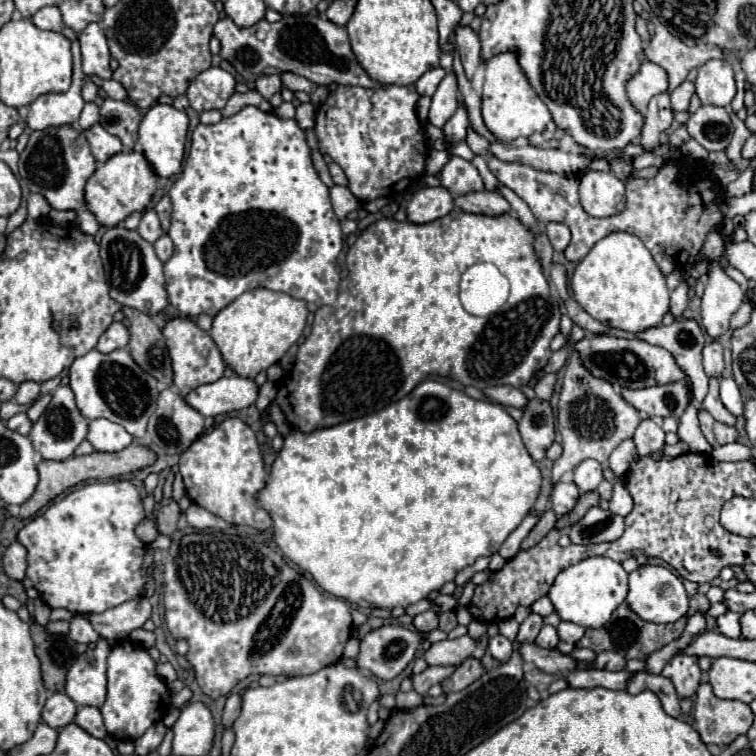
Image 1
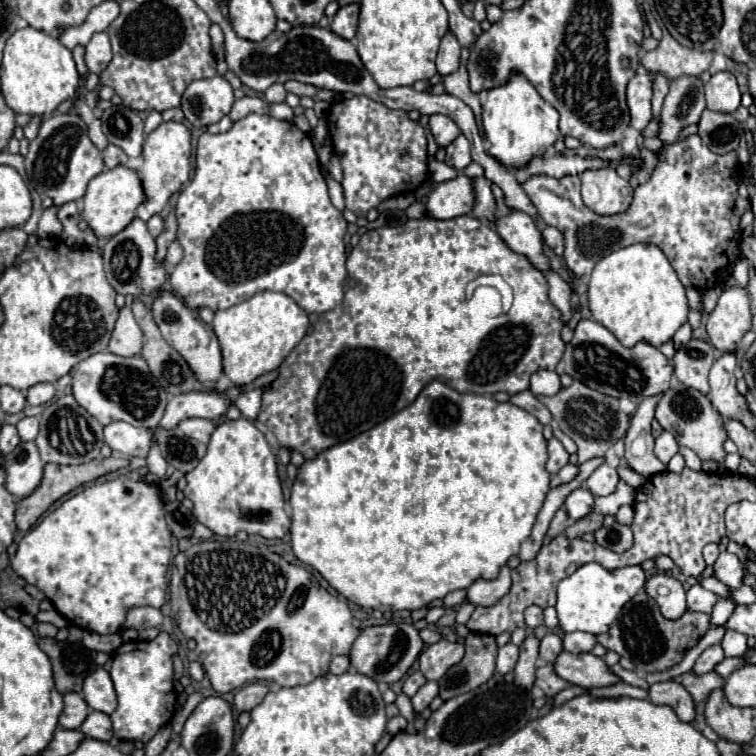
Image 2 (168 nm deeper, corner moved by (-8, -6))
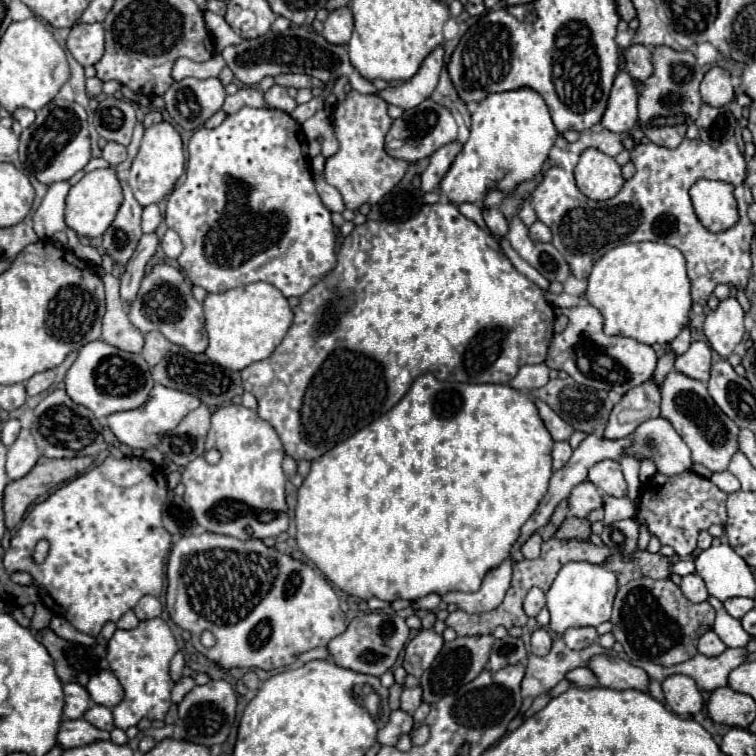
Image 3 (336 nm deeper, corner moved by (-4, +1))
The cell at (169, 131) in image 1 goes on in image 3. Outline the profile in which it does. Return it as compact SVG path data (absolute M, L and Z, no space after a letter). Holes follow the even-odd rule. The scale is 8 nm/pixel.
M159 122L145 130L145 136L131 164L127 180L137 202L141 206L149 206L149 204L161 202L173 190L175 182L183 174L183 168L185 168L185 152L183 152L183 142L179 132L169 122Z

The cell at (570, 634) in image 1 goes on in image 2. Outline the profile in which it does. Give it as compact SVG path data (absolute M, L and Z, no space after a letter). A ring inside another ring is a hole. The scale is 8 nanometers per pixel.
M575 631L563 637L563 649L569 653L587 653L593 649L593 645L595 645L595 635L591 633Z

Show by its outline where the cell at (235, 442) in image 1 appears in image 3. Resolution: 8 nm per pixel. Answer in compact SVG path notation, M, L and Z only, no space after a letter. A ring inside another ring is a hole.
M237 404L225 406L211 416L205 450L217 450L221 454L219 462L207 464L205 456L199 456L185 466L181 480L185 484L183 500L193 510L197 524L207 532L239 540L263 540L283 534L289 526L289 518L279 518L279 514L287 512L287 478L281 468L285 452L275 428L261 420L255 410Z

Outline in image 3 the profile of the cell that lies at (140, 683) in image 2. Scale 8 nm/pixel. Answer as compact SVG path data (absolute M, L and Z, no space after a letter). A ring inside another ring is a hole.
M161 618L143 620L133 630L117 628L107 644L107 662L111 672L117 676L125 690L125 698L113 708L115 726L127 730L129 726L137 726L141 718L147 720L163 720L171 698L169 692L173 688L173 680L169 676L169 662L177 652L177 642L169 630L169 626Z

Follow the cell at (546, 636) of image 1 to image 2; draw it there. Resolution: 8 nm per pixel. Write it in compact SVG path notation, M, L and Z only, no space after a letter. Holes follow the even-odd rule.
M547 633L543 639L541 639L541 647L539 647L539 655L541 659L545 659L547 663L553 663L555 657L563 651L563 641L559 635L555 633Z

